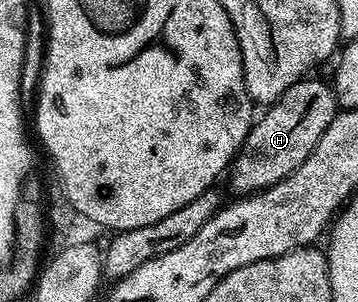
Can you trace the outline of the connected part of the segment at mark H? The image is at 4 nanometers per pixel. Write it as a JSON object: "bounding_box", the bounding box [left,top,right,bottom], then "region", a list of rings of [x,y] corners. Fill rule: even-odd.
{"bounding_box":[231,77,337,196],"region":[[[304,77],[297,80],[276,103],[270,104],[263,116],[256,118],[251,124],[251,132],[245,137],[238,155],[233,160],[231,187],[240,196],[264,191],[280,183],[289,173],[293,173],[309,153],[321,141],[321,133],[329,129],[329,121],[333,121],[337,104],[335,88],[330,82],[322,83],[315,77]]]}

